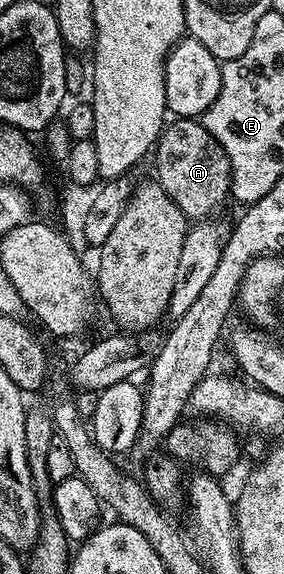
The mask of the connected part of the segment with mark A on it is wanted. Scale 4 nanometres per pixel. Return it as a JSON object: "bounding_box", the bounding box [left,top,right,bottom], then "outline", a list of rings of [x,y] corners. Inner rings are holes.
{"bounding_box":[154,118,232,220],"outline":[[[176,118],[169,121],[159,131],[154,158],[155,154],[155,181],[160,183],[166,196],[170,196],[174,204],[178,204],[185,218],[207,220],[217,213],[216,209],[224,201],[229,201],[232,193],[230,160],[222,144],[218,144],[218,140],[214,140],[210,132],[206,132],[203,121],[194,118]]]}

